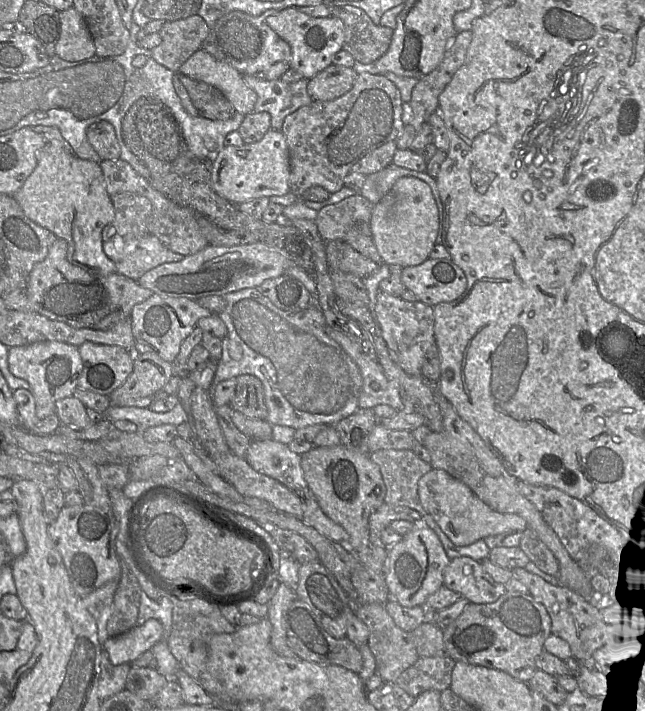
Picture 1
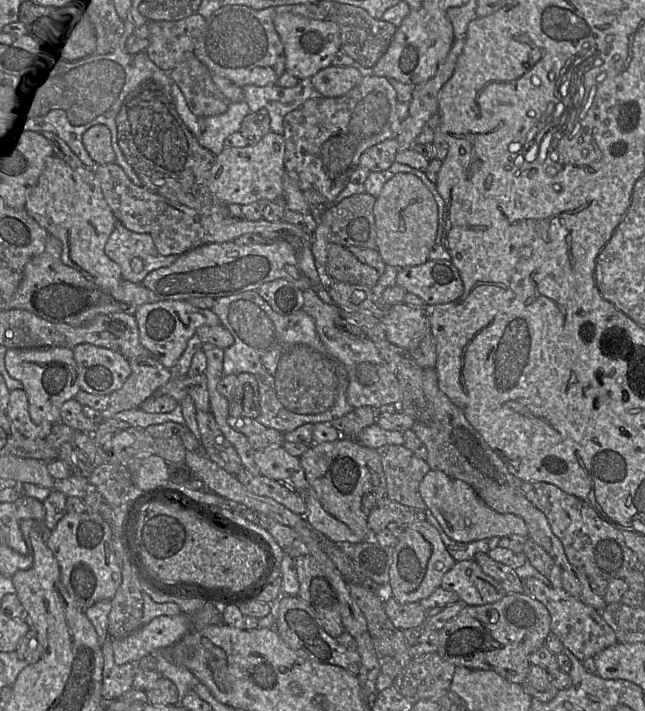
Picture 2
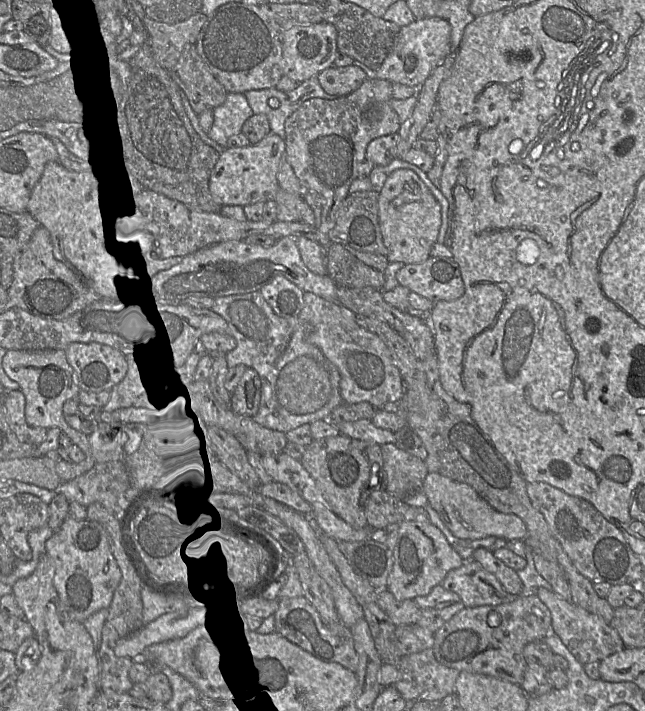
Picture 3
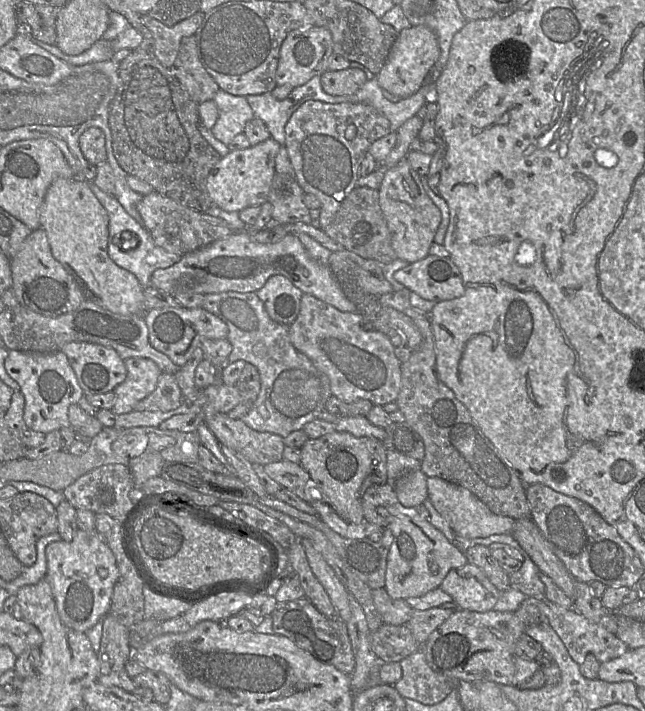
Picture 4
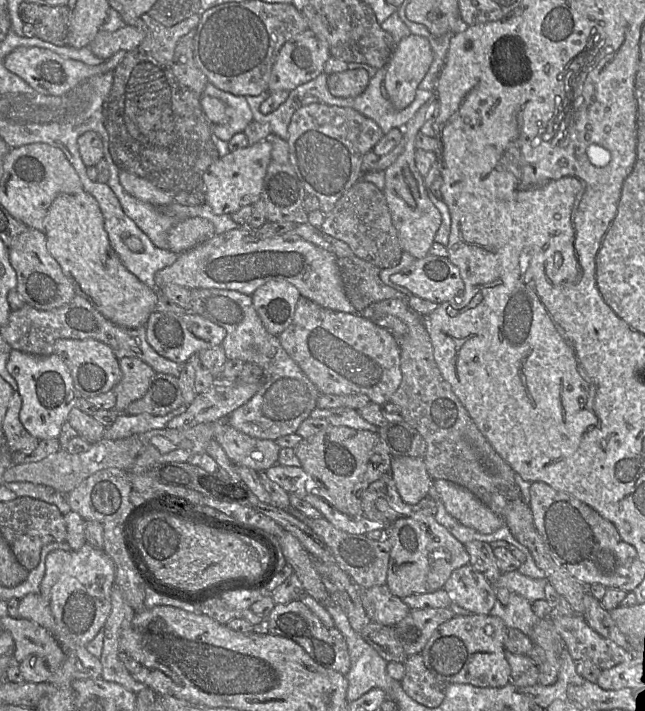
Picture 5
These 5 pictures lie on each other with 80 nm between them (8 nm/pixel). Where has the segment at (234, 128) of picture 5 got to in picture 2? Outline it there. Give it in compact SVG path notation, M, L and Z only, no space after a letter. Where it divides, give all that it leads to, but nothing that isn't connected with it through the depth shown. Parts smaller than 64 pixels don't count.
M245 100L230 103L225 113L205 118L206 128L197 138L198 142L215 155L219 155L225 147L224 140L230 134L239 132L244 117L250 112Z

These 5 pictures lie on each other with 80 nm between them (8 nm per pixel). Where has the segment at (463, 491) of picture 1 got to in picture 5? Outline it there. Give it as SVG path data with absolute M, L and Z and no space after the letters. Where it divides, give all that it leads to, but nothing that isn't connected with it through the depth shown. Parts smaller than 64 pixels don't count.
M441 479L433 480L433 486L447 512L462 525L491 534L505 524L503 517L494 514L465 487Z

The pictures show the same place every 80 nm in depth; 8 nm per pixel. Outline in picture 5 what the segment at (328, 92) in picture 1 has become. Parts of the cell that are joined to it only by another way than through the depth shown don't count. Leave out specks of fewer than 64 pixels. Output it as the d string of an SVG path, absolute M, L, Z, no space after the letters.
M348 69L343 72L329 74L327 77L327 87L335 97L356 97L366 90L370 79L365 69Z

